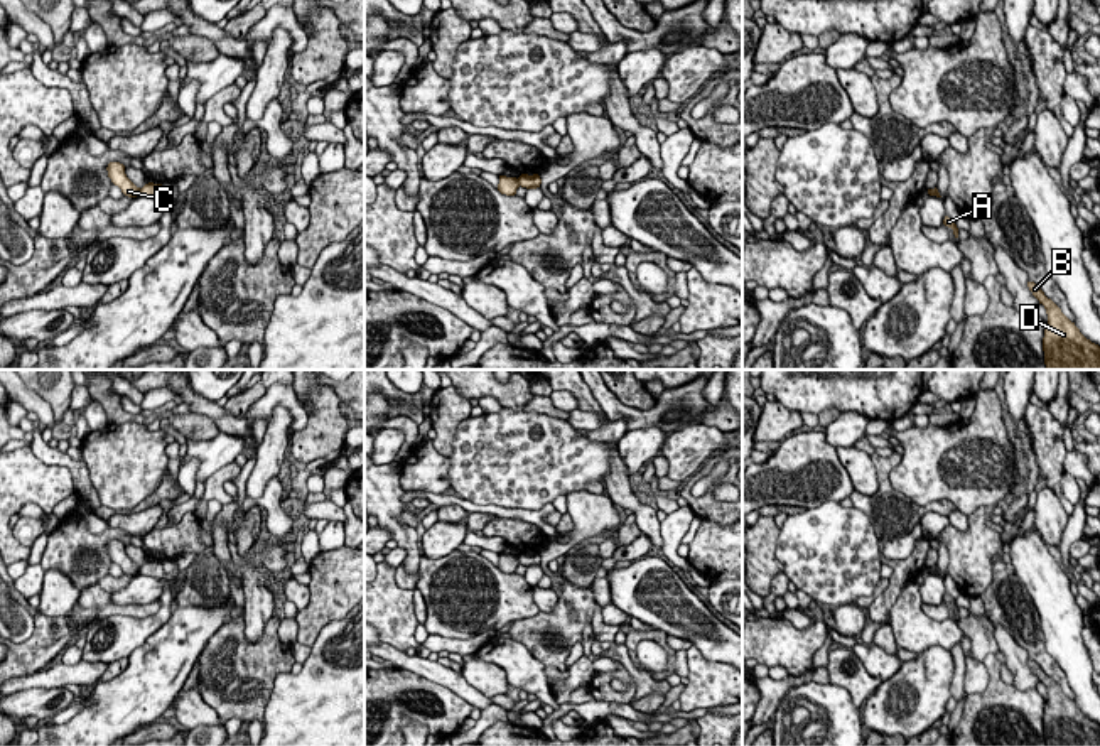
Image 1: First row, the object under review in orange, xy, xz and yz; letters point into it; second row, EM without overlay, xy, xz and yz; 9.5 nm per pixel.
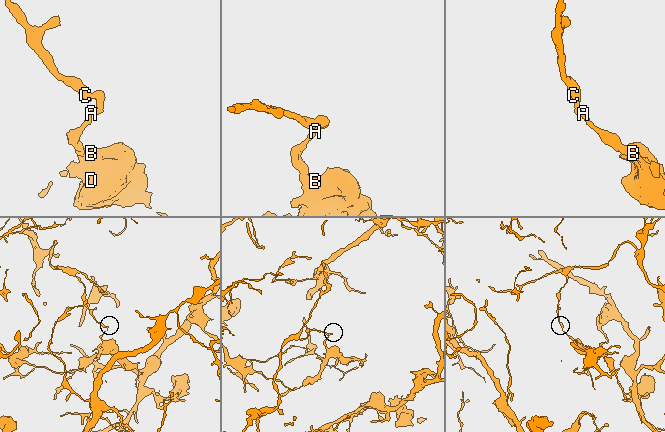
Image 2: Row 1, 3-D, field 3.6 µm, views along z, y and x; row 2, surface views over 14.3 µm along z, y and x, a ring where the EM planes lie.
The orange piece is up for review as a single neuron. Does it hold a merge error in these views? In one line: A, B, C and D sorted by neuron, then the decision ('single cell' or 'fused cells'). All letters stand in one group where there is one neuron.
groups A B D / C; fused cells

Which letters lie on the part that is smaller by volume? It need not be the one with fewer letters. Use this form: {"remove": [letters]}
{"remove": ["A", "B", "D"]}

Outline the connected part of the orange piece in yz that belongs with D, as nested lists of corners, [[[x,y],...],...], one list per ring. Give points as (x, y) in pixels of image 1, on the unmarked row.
[[[1034,660],[1027,665],[1048,692],[1043,716],[1046,746],[1100,746],[1100,724],[1087,717]]]

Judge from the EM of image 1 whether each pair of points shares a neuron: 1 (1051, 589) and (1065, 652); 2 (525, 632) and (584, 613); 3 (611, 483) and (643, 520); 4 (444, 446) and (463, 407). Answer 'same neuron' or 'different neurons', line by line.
1: same neuron
2: same neuron
3: same neuron
4: same neuron

